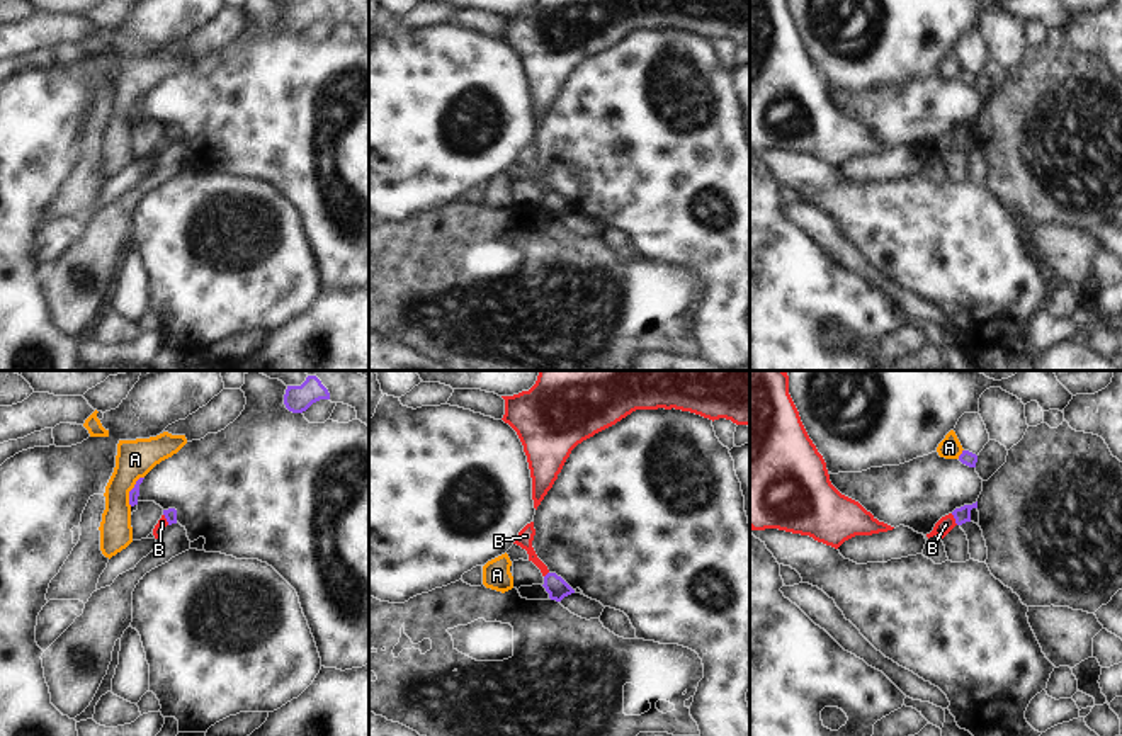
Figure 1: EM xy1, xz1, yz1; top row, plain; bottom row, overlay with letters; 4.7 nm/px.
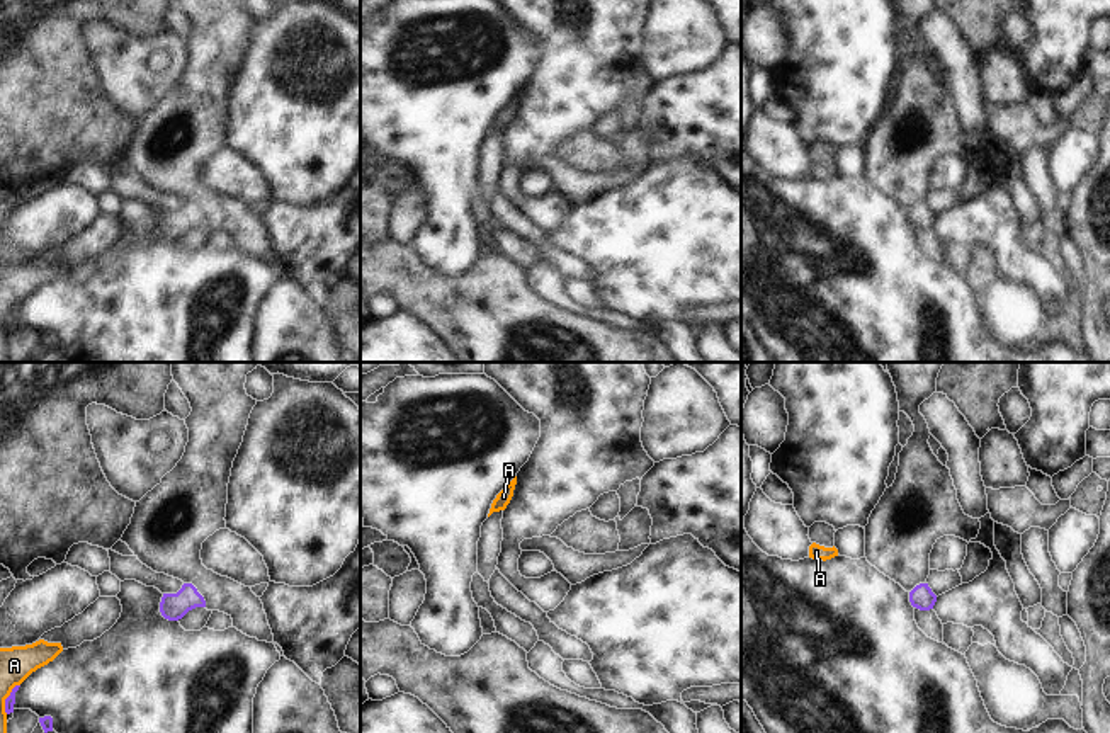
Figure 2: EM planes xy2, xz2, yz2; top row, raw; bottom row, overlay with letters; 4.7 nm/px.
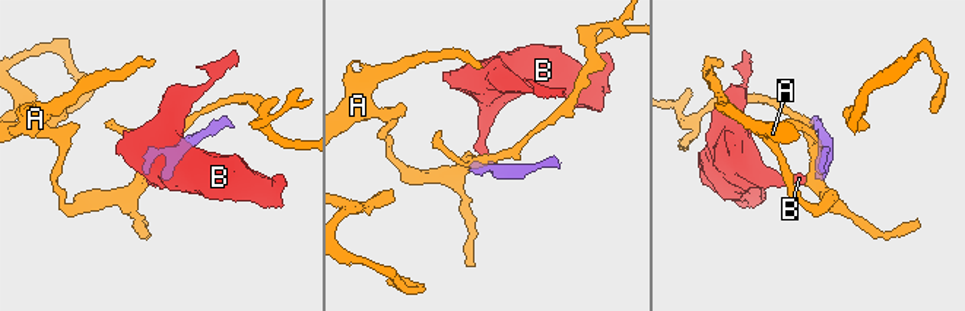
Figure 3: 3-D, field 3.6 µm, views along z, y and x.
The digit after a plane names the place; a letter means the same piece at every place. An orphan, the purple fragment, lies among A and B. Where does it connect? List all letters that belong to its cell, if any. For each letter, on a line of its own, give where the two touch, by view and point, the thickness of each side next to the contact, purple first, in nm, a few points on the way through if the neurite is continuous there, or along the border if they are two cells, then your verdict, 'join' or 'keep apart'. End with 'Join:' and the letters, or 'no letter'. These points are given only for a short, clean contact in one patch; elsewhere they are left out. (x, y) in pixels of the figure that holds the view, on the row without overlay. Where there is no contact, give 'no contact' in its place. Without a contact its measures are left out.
A: contact xy1 (131, 109); calibres 50 and 180 nm; border xy1 (143, 96), (130, 111), (130, 124); keep apart
B: contact yz1 (954, 136); calibres 70 and 80 nm; border yz1 (951, 133), (957, 143); keep apart
Join: no letter

